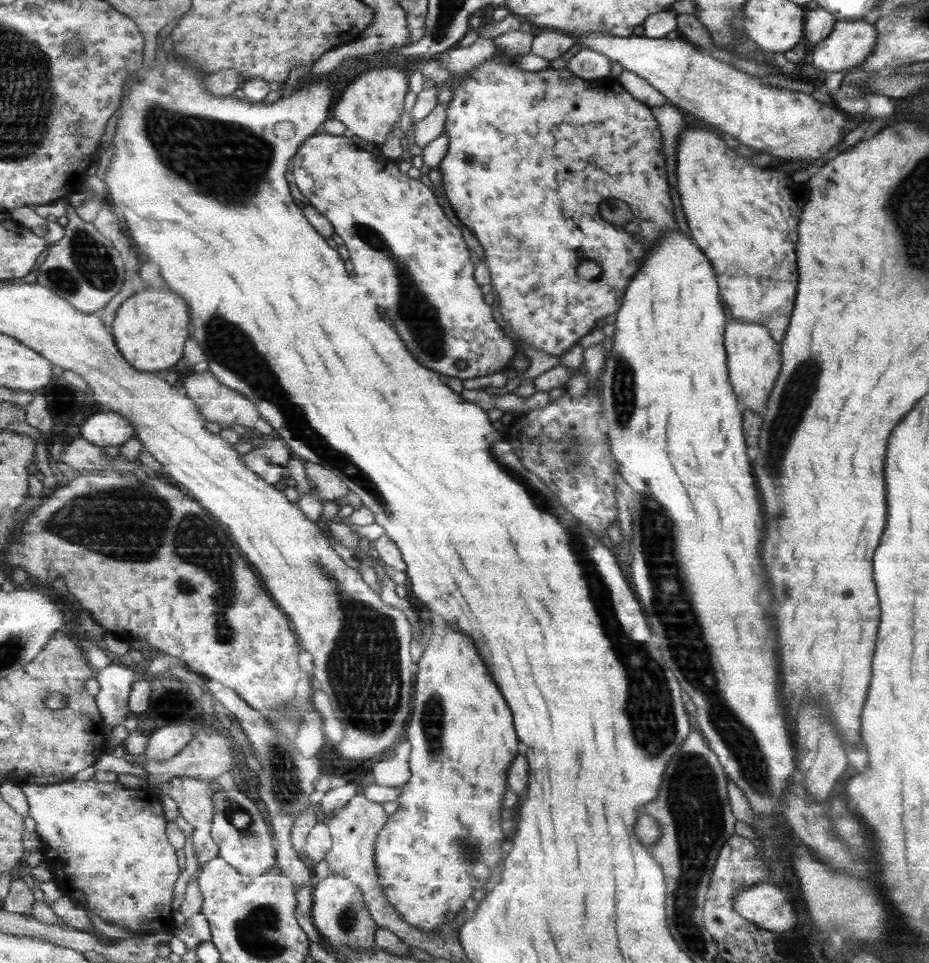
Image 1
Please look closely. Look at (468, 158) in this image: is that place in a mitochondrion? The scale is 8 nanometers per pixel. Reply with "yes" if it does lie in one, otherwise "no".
yes

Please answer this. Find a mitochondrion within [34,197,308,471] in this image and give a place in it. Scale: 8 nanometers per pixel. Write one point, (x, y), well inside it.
(88, 262)

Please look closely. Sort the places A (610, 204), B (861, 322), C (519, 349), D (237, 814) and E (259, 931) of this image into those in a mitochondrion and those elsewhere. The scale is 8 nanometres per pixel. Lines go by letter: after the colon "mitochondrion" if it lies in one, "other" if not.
A: other
B: other
C: other
D: mitochondrion
E: mitochondrion

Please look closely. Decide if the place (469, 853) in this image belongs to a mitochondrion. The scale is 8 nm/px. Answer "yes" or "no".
yes

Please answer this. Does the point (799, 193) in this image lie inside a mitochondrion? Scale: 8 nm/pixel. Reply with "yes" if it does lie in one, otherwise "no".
no

